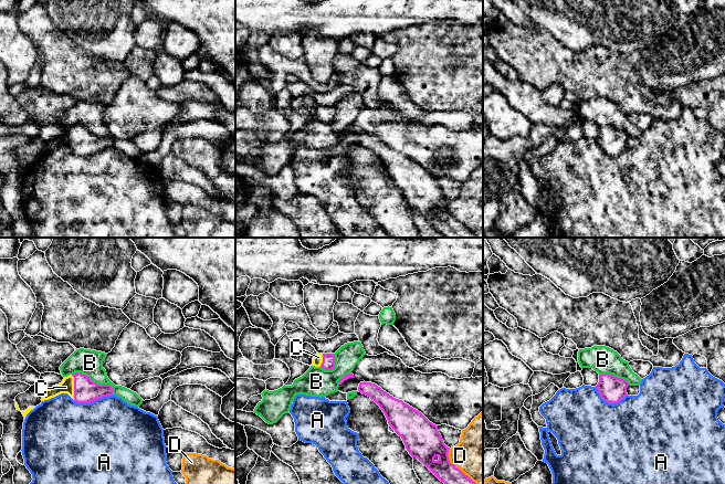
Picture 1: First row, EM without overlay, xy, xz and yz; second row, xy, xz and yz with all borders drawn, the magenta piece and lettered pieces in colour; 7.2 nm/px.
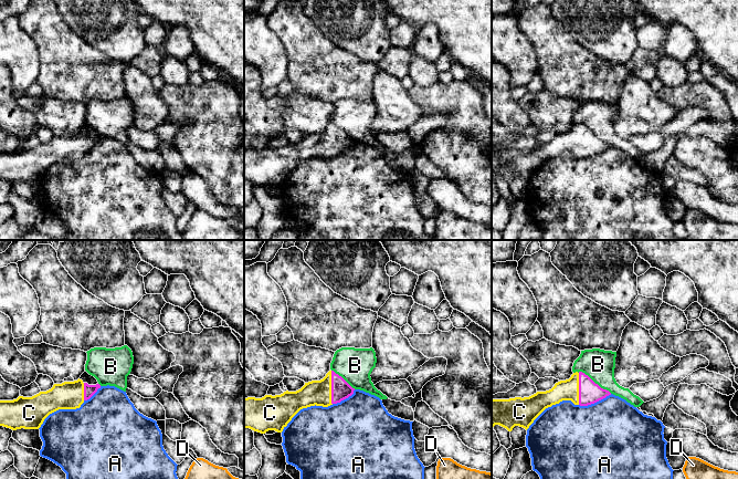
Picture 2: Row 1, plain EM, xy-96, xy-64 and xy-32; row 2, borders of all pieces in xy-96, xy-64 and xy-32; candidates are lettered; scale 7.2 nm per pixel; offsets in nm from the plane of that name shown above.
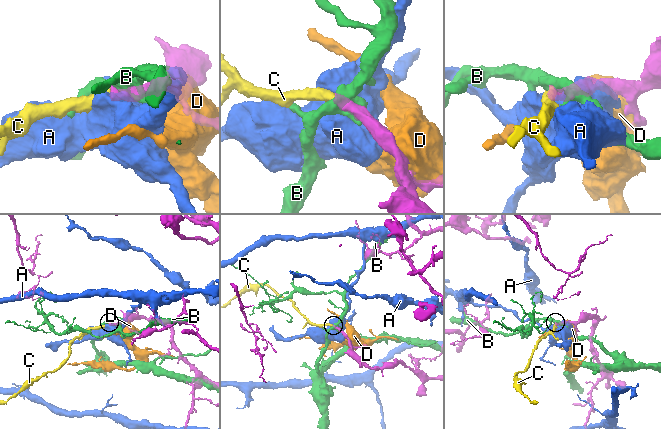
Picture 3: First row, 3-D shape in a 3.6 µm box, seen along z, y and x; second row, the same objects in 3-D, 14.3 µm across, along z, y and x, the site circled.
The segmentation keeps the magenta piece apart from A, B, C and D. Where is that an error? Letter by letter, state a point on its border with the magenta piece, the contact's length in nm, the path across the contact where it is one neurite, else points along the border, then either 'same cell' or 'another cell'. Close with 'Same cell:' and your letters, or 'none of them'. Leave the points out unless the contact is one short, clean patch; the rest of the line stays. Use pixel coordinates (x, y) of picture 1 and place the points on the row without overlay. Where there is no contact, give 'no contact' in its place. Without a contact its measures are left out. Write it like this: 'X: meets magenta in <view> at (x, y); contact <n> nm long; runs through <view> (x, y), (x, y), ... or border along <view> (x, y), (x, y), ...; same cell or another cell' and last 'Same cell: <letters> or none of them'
A: meets magenta in xy at (92, 154); contact 300 nm long; border along xy (112, 146), (90, 155), (75, 155), (73, 153); another cell
B: meets magenta in xy at (95, 135); contact 340 nm long; another cell
C: meets magenta in xy at (74, 139); contact 190 nm long; runs through xy (85, 144), (74, 139), (66, 138); same cell
D: meets magenta in xz at (456, 220); contact 340 nm long; another cell
Same cell: C

